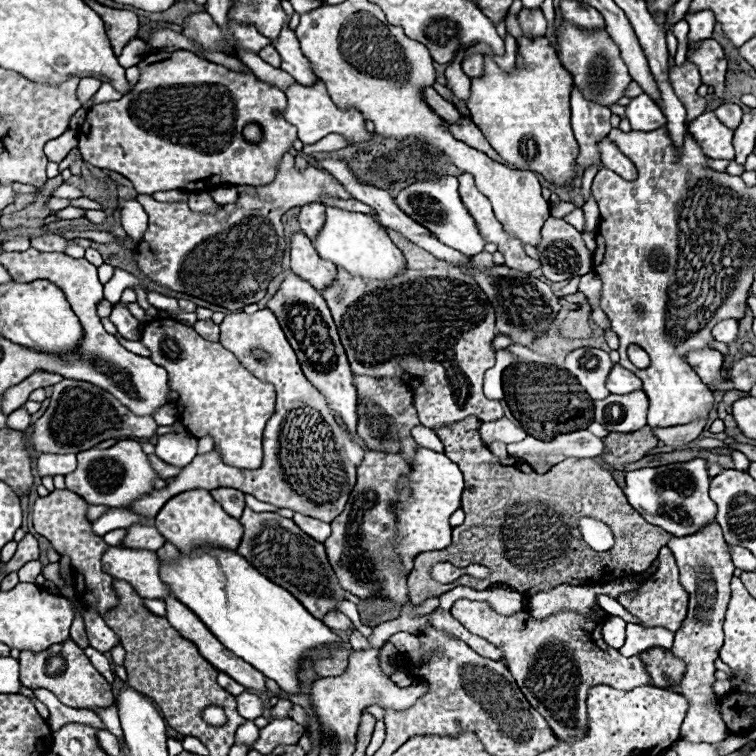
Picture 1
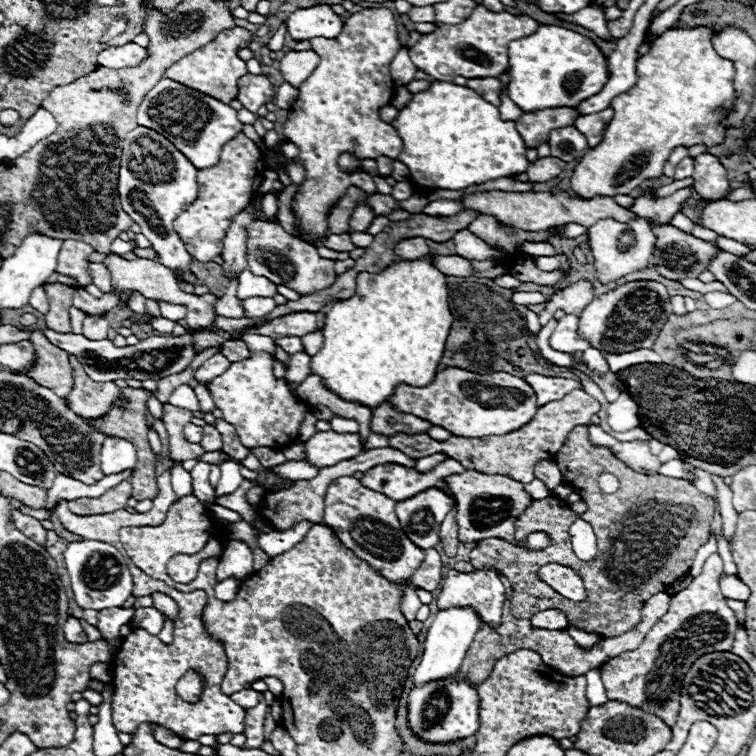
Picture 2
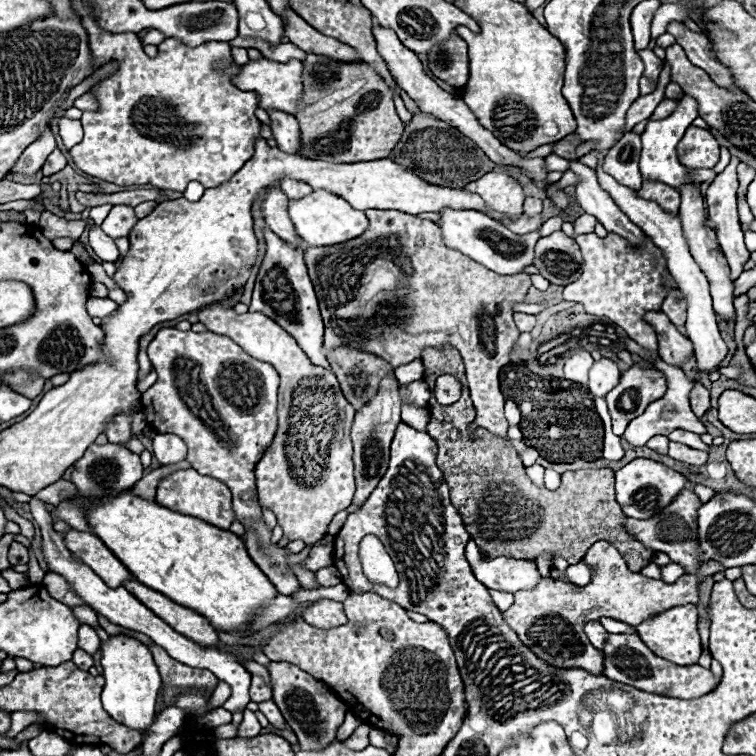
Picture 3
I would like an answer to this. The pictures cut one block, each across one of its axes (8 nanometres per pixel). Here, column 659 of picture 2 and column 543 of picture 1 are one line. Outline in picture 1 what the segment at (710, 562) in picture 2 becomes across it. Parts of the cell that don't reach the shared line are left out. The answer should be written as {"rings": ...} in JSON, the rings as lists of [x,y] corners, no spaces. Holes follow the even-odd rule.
{"rings":[[[458,600],[454,602],[450,614],[464,624],[470,632],[486,638],[492,642],[498,650],[504,654],[504,662],[512,676],[516,678],[518,688],[524,692],[528,702],[548,720],[550,728],[556,732],[560,740],[574,742],[582,740],[588,734],[588,712],[586,712],[586,696],[588,690],[600,684],[608,684],[618,690],[632,690],[638,686],[652,686],[650,674],[644,670],[646,666],[638,658],[624,658],[614,648],[606,646],[600,636],[600,624],[604,624],[604,618],[608,618],[606,612],[598,610],[594,618],[572,614],[572,612],[558,612],[548,616],[542,622],[532,620],[530,612],[518,612],[514,616],[500,616],[496,614],[486,602],[474,602],[474,600]]]}

